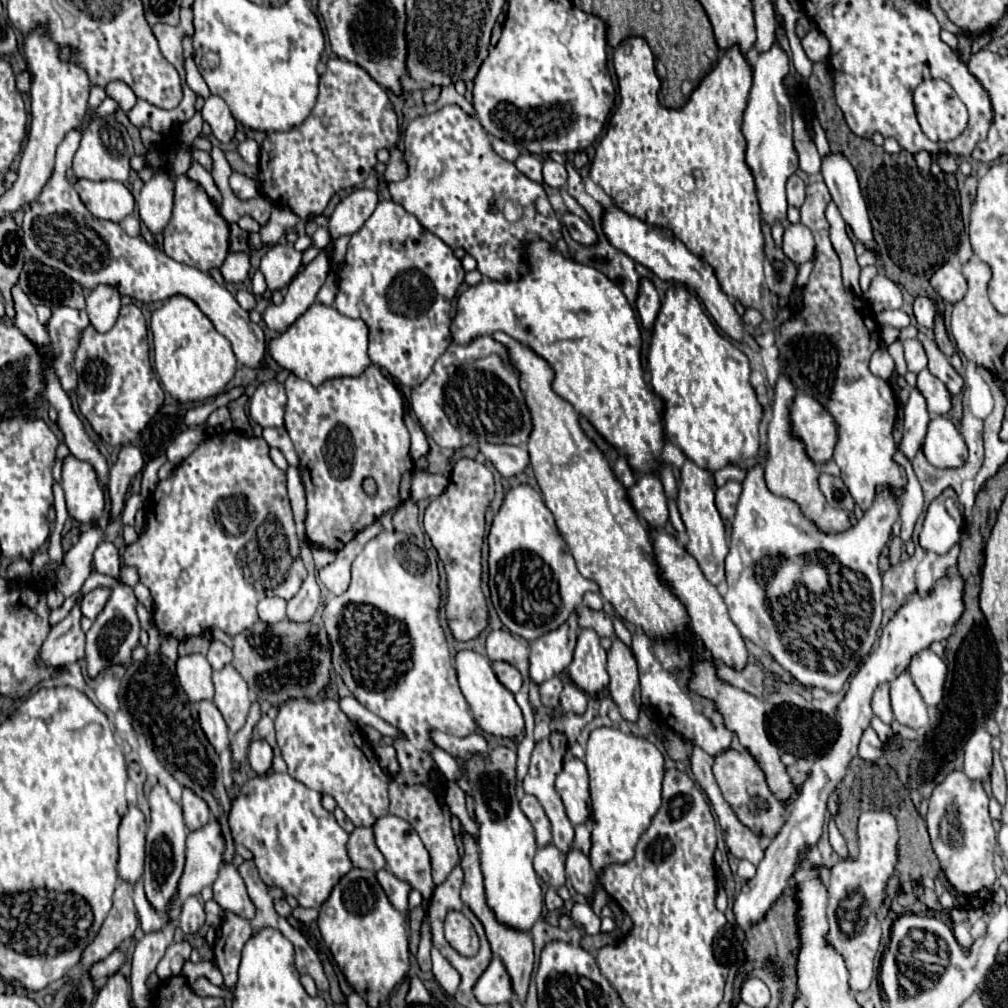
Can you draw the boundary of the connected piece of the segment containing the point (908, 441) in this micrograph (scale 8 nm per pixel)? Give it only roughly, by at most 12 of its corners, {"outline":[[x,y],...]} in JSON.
{"outline":[[912,388],[904,406],[900,450],[912,460],[930,422],[926,400]]}

